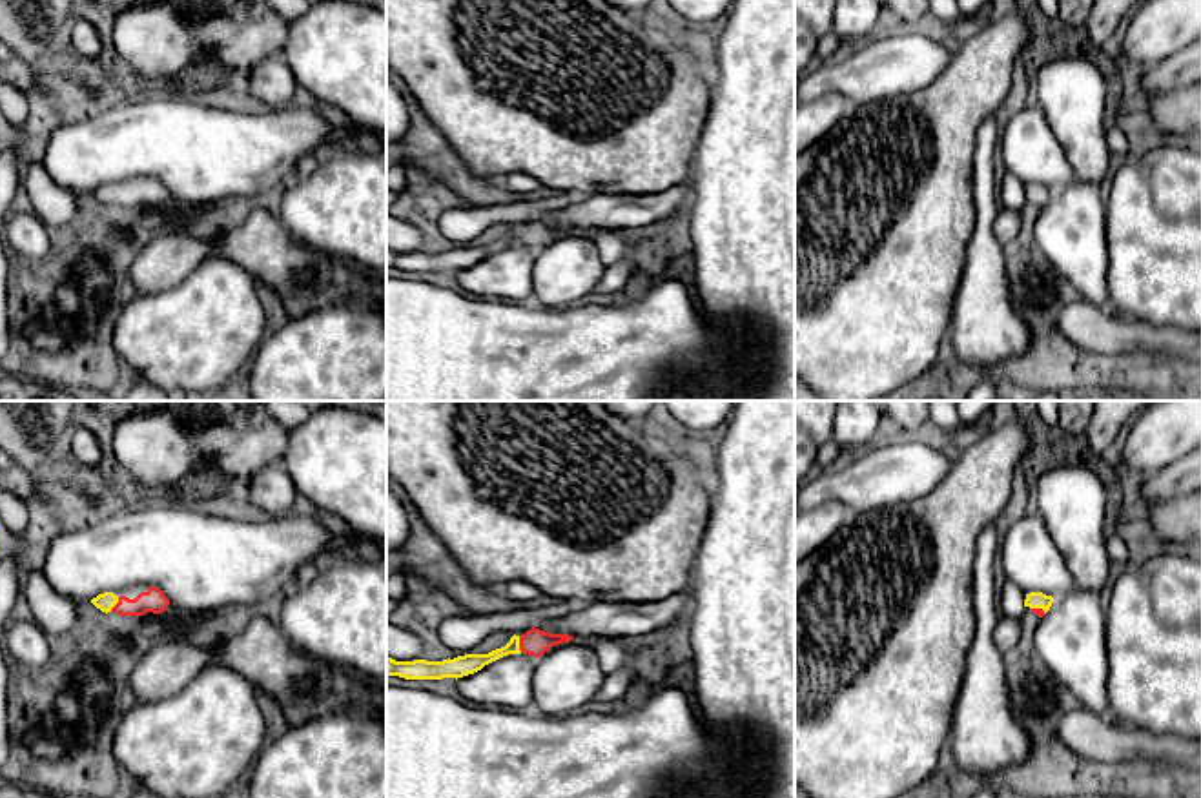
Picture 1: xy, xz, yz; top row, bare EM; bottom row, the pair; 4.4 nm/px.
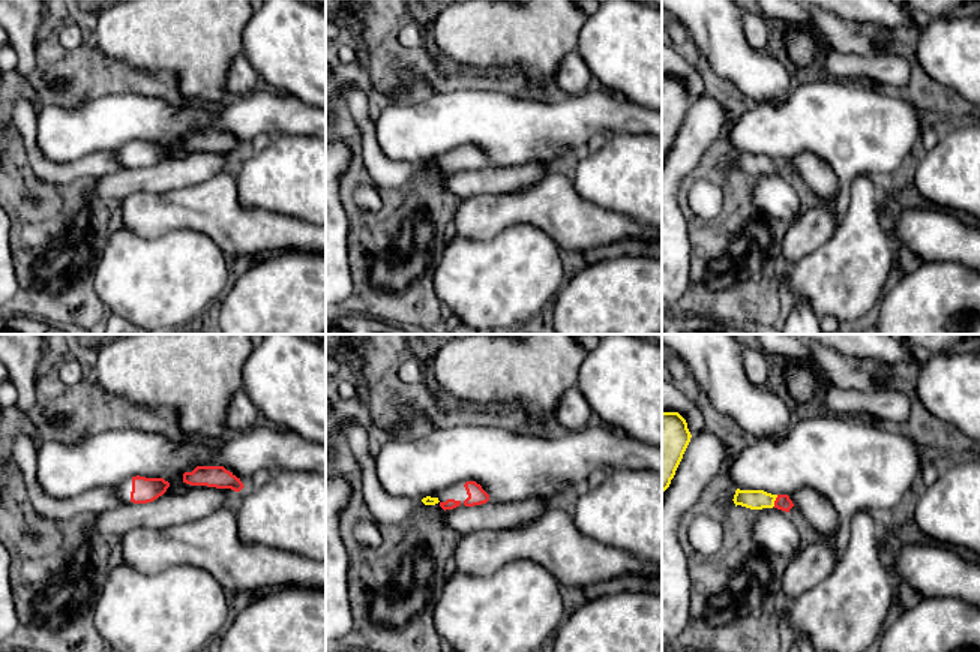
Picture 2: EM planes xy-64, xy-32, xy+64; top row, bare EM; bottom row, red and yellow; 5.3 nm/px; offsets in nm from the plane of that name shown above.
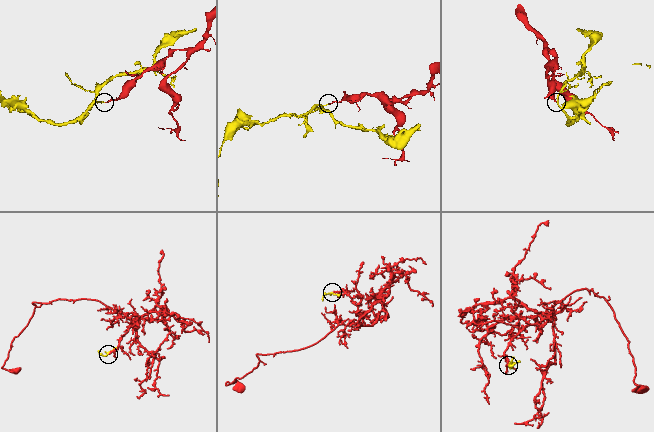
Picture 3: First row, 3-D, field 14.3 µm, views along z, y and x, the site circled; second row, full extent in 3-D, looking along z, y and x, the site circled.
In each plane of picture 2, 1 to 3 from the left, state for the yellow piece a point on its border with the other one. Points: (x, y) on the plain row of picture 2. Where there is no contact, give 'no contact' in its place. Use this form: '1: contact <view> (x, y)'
1: no contact
2: no contact
3: contact xy+64 (775, 165)

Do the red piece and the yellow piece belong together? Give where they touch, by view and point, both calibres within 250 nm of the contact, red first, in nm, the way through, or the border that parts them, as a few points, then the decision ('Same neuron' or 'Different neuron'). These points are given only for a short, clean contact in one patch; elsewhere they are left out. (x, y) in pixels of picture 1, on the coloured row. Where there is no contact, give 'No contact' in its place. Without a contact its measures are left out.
Touches red at xy (115, 605). Thickness 100 nm (red) against 80 nm. Boundary: xy (119, 598), (110, 611). Different neuron

